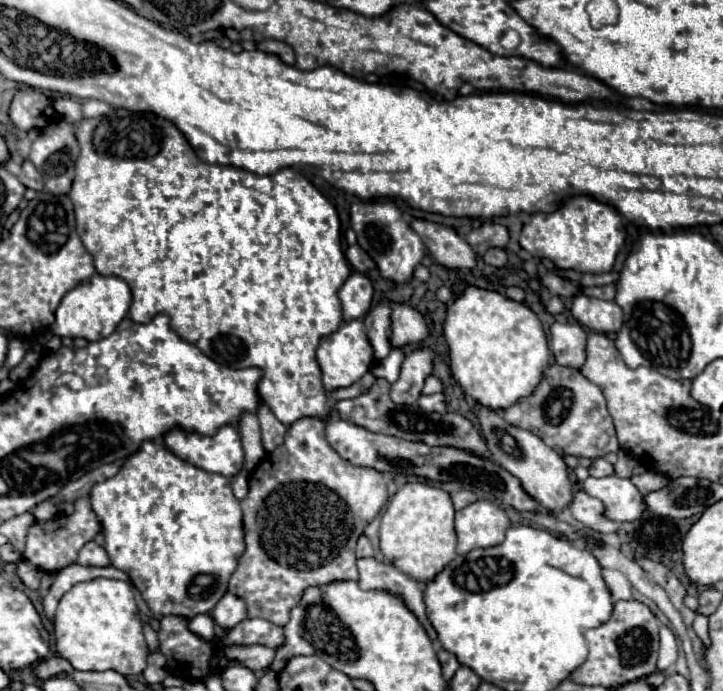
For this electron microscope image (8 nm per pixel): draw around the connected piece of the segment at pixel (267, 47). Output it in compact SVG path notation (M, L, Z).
M262 40L258 42L258 48L268 54L278 54L286 64L294 64L294 50L280 40Z

